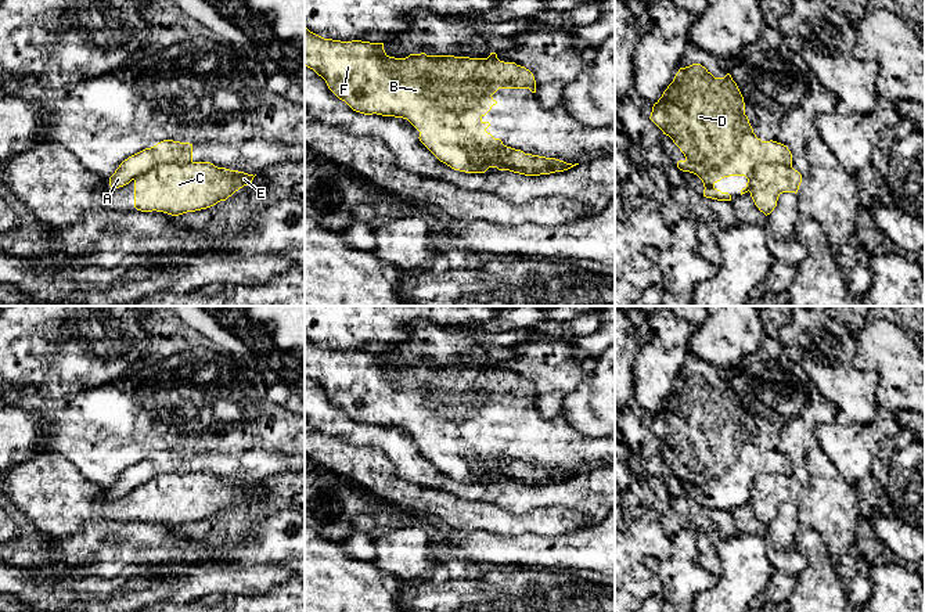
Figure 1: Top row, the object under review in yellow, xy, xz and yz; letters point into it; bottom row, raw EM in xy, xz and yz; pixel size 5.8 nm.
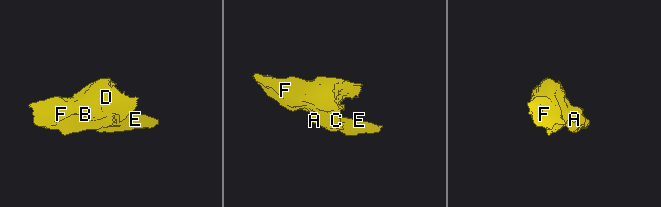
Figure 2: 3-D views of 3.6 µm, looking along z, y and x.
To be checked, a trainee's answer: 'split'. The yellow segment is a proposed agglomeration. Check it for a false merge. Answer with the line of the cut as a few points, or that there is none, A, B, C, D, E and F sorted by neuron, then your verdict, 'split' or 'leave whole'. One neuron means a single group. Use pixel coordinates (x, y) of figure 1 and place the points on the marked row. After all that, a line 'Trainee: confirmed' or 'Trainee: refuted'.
cut in xz along (471, 150), (474, 162), (485, 164), (495, 158), (504, 169); A B D F / C E; split
Trainee: confirmed

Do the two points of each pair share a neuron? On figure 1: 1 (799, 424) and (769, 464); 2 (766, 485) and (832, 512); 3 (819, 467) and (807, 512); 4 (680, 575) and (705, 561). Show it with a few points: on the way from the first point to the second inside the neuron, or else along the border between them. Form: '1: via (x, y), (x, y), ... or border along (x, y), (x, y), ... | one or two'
1: border along (751, 434), (762, 450), (783, 453), (792, 475) | two
2: via (783, 489), (816, 501) | one
3: via (819, 478), (819, 501) | one
4: border along (693, 532), (697, 540), (698, 561), (717, 576) | two

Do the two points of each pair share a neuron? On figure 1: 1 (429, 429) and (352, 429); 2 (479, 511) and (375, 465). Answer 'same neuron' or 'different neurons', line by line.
1: different neurons
2: same neuron

